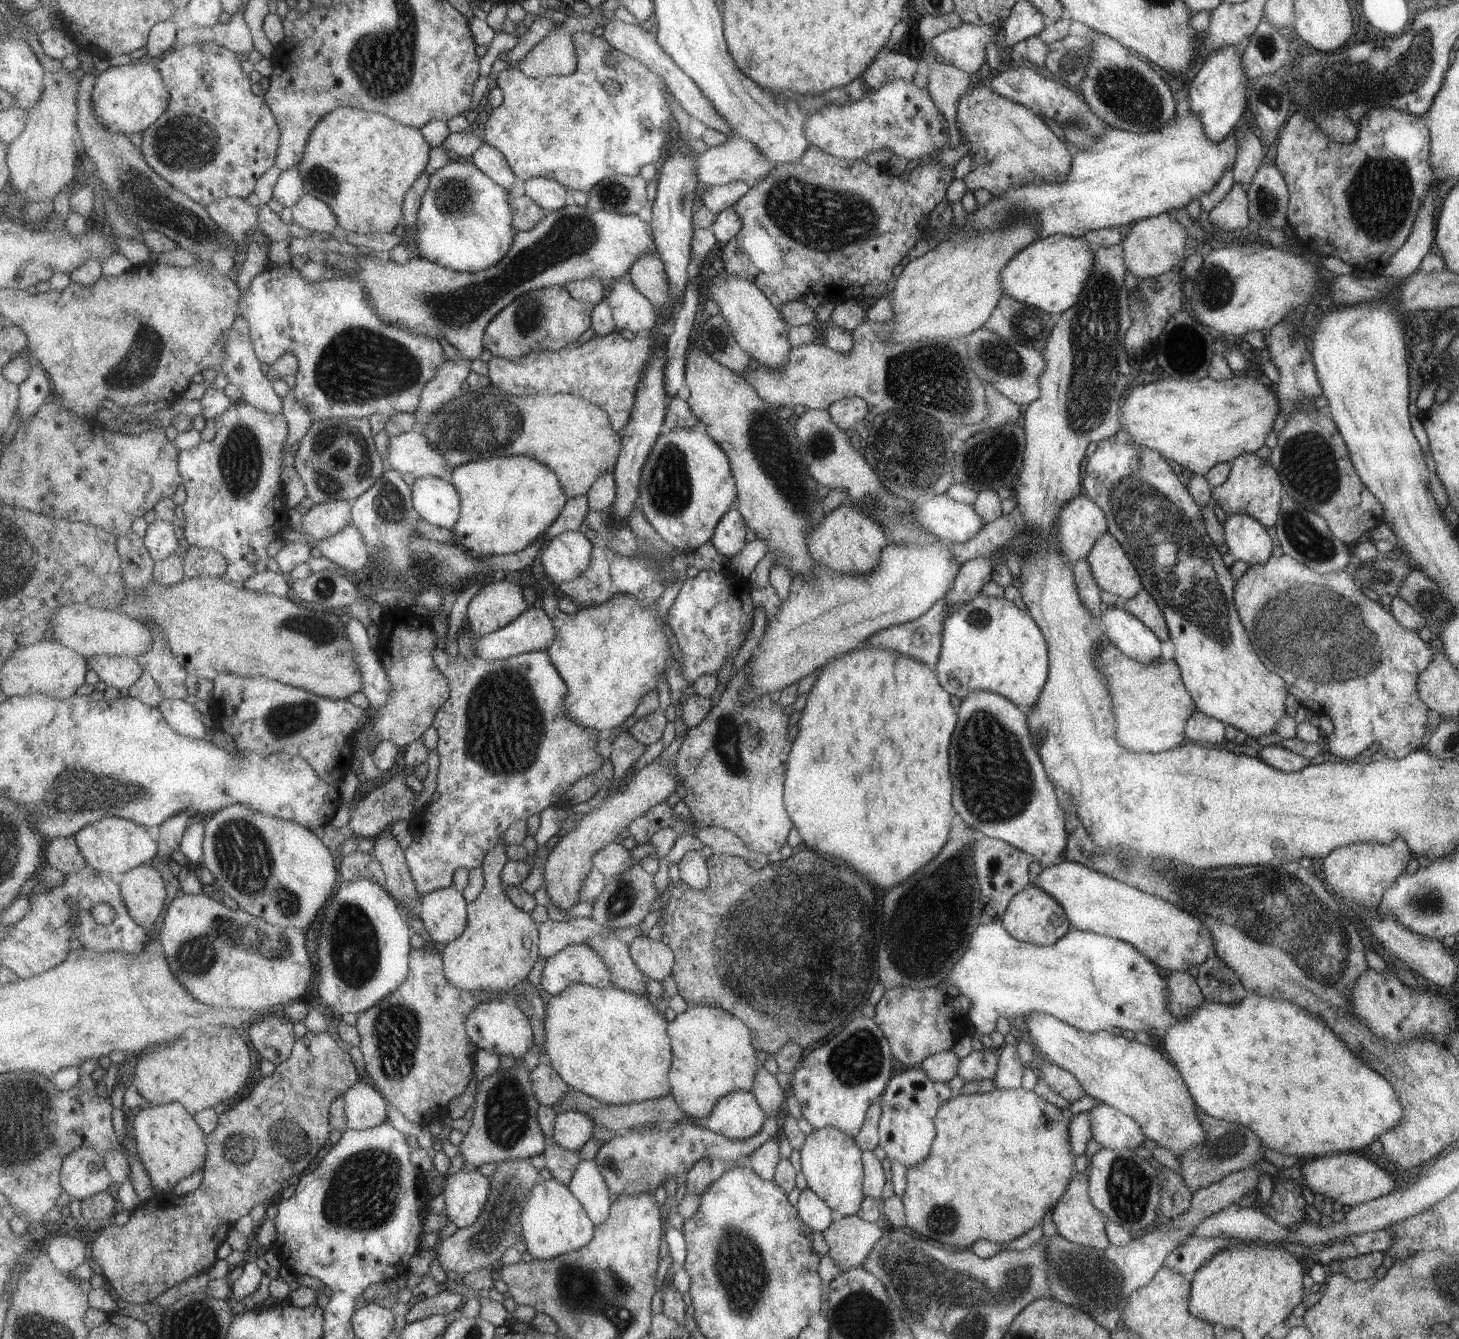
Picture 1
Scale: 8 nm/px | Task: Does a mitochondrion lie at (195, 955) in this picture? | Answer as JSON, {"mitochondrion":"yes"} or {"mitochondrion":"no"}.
{"mitochondrion":"yes"}

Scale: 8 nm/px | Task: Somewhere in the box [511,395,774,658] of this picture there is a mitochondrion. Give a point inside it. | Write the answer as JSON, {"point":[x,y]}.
{"point":[669,489]}

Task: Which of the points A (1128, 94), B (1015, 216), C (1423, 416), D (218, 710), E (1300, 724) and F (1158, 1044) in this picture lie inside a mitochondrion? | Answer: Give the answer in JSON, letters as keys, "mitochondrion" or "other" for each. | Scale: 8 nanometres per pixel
{"A":"mitochondrion","B":"other","C":"other","D":"other","E":"other","F":"other"}

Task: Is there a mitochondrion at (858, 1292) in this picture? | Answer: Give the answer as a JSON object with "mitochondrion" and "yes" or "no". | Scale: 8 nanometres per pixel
{"mitochondrion":"yes"}

